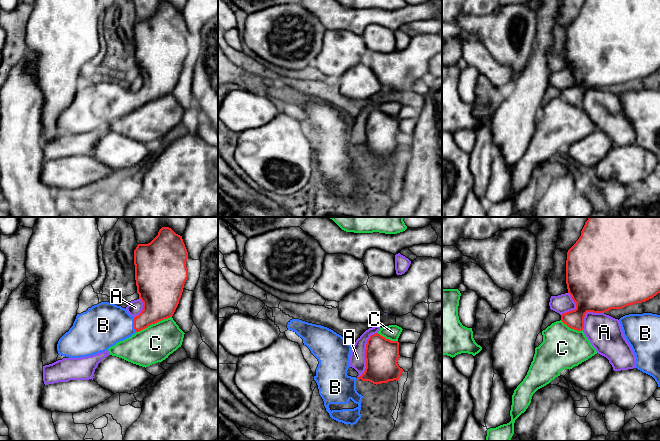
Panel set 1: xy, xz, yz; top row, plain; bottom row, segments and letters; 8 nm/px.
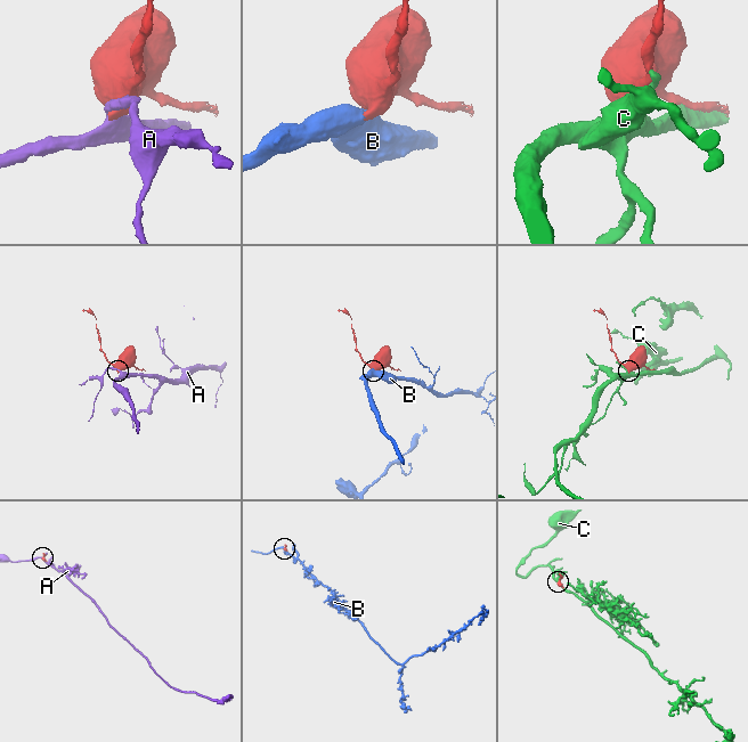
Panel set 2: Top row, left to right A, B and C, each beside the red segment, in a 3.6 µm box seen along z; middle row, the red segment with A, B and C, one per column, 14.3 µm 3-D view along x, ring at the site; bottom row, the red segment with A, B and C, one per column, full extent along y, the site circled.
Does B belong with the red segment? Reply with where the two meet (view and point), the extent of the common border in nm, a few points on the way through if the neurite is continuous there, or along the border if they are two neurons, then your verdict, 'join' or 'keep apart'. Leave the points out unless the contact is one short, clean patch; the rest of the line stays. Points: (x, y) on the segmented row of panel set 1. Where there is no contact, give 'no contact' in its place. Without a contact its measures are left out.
contact xy (134, 324); length 120 nm; join

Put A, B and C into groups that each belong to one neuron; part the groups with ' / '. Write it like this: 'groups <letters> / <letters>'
groups A / B / C

